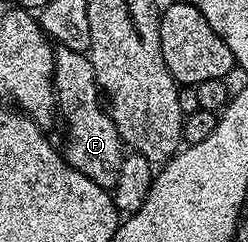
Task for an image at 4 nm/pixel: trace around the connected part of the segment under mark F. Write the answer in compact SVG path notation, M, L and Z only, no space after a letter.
M57 47L55 53L52 85L56 88L59 119L60 116L64 119L64 161L74 166L78 174L86 174L90 182L98 182L98 186L109 190L115 189L126 155L126 145L118 134L118 126L112 121L111 115L102 103L102 93L96 85L94 66L88 61L85 53L62 47Z

